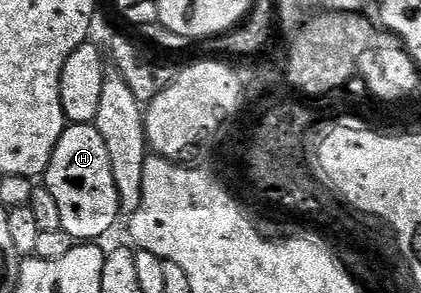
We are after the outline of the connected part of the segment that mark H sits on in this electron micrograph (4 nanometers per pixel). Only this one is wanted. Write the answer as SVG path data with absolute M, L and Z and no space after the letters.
M71 123L67 126L66 132L60 137L60 141L56 145L56 149L52 153L52 161L48 165L44 176L44 185L52 193L52 197L56 197L56 206L60 208L60 221L62 222L62 230L70 234L76 241L98 241L101 235L106 235L114 227L114 222L120 219L118 210L118 194L116 193L116 181L112 181L112 161L108 161L108 149L104 145L104 137L100 137L97 127L88 123Z

